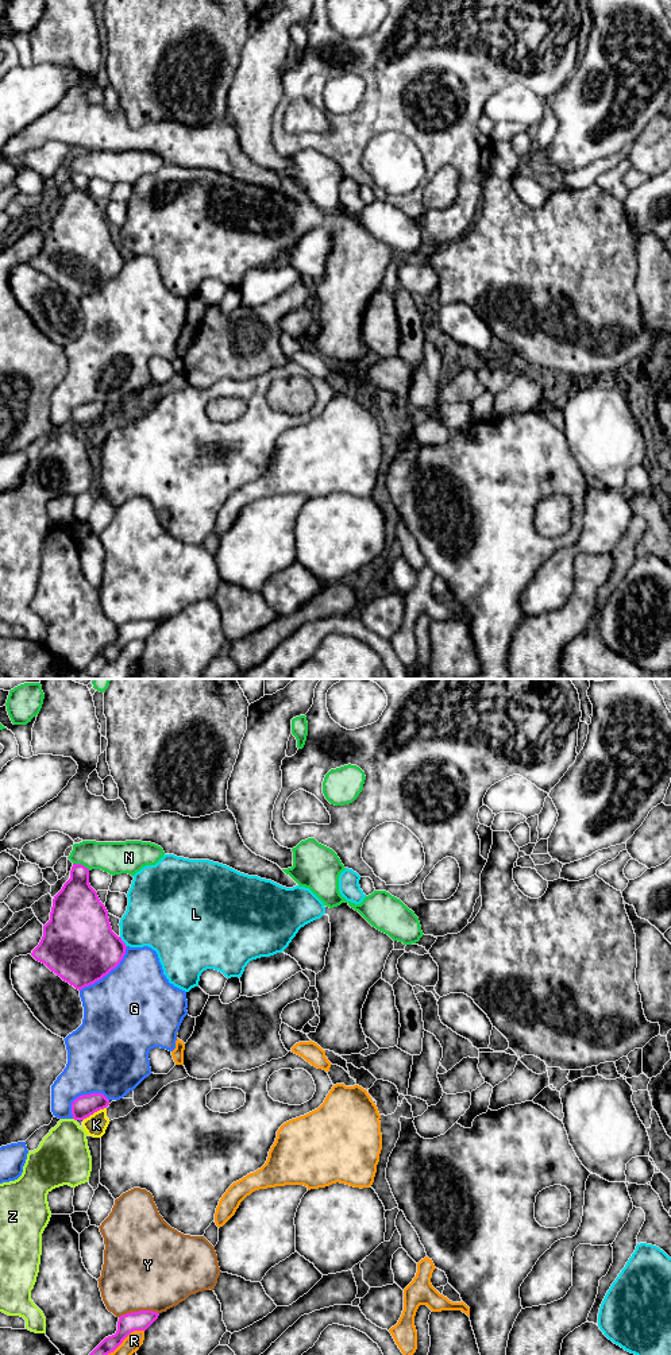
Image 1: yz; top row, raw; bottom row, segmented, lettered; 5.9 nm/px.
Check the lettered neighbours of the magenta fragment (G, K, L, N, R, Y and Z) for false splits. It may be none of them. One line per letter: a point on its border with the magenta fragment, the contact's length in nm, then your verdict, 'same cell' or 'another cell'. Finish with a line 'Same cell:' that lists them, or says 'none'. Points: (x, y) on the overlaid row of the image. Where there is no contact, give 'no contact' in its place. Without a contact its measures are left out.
G: yz (107, 973) | 400 nm | another cell
K: yz (93, 1112) | 160 nm | another cell
L: yz (123, 942) | 80 nm | another cell
N: yz (80, 864) | 110 nm | another cell
R: yz (124, 1338) | 260 nm | another cell
Y: yz (139, 1311) | 240 nm | another cell
Z: yz (74, 1119) | 30 nm | another cell
Same cell: none

